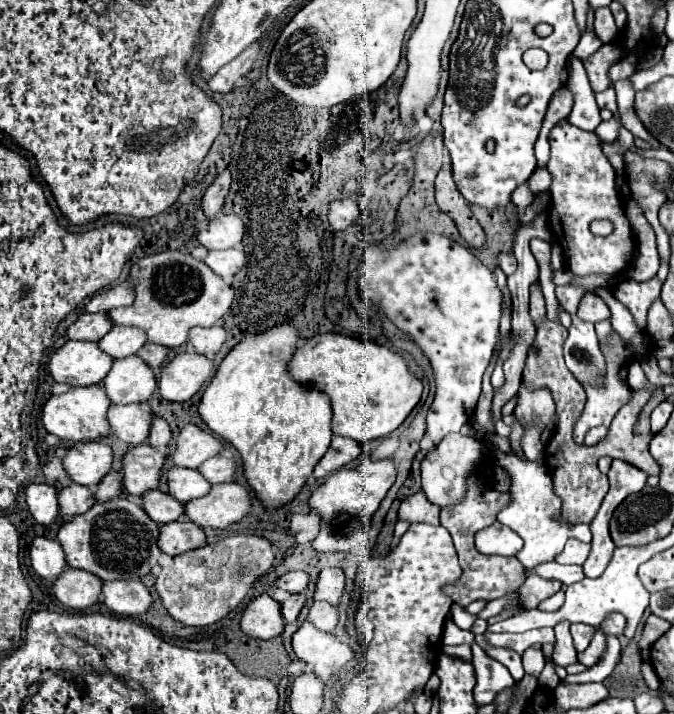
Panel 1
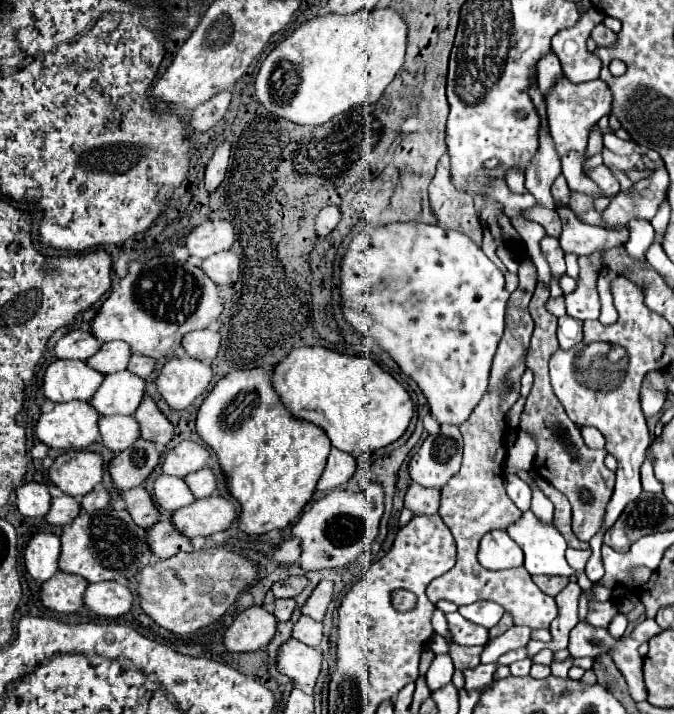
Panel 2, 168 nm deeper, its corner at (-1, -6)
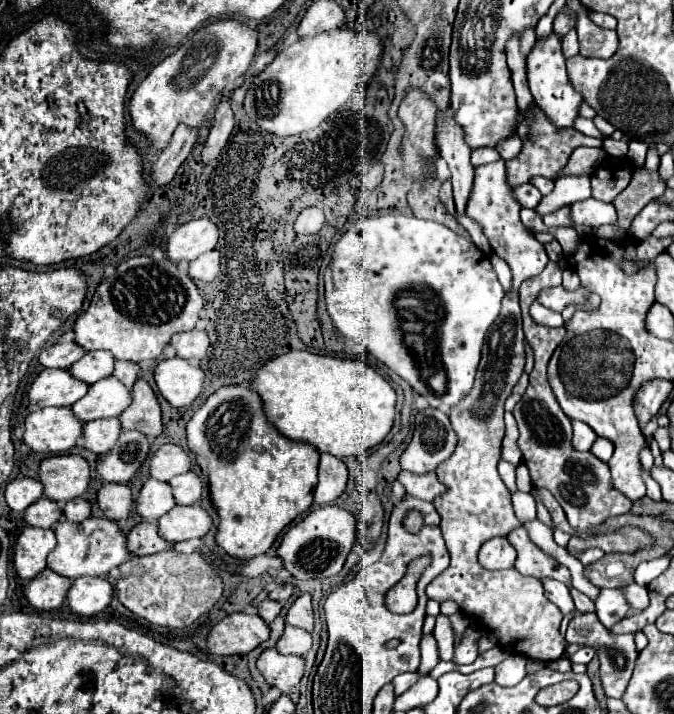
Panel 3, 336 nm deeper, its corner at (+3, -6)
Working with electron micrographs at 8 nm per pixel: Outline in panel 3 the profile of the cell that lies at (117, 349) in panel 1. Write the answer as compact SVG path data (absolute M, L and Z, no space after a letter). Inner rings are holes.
M107 350L87 352L79 362L75 362L69 368L69 374L91 386L97 380L111 376L113 364L115 364L115 358L111 358L111 354L107 354Z

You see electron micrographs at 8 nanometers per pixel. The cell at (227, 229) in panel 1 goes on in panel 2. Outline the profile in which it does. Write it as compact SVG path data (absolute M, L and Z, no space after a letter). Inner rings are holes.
M207 220L199 228L195 228L187 240L185 246L191 252L191 256L197 258L207 258L217 252L225 252L233 246L235 242L235 230L231 222L227 220Z

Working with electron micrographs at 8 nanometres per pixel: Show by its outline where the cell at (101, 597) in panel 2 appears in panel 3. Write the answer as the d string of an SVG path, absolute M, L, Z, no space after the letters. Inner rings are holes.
M79 576L67 590L67 606L81 616L95 616L111 602L113 586L105 578Z

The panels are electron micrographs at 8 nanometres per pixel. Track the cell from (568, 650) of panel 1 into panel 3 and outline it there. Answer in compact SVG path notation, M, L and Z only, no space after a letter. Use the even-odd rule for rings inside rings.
M543 578L541 584L543 584L543 588L545 588L545 596L547 596L553 604L557 604L563 614L569 614L569 612L575 610L573 602L571 602L569 588L567 588L563 582L553 580L553 578Z

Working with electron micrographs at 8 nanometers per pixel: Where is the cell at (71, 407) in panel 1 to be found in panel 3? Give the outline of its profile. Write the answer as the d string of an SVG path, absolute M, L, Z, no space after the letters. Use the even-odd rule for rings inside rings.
M47 408L27 414L23 442L41 454L59 454L75 446L83 434L81 422L69 408Z

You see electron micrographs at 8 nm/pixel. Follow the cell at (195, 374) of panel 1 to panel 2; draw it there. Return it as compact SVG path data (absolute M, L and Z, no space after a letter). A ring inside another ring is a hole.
M171 358L163 366L157 388L173 410L185 410L211 382L211 366L193 358Z

